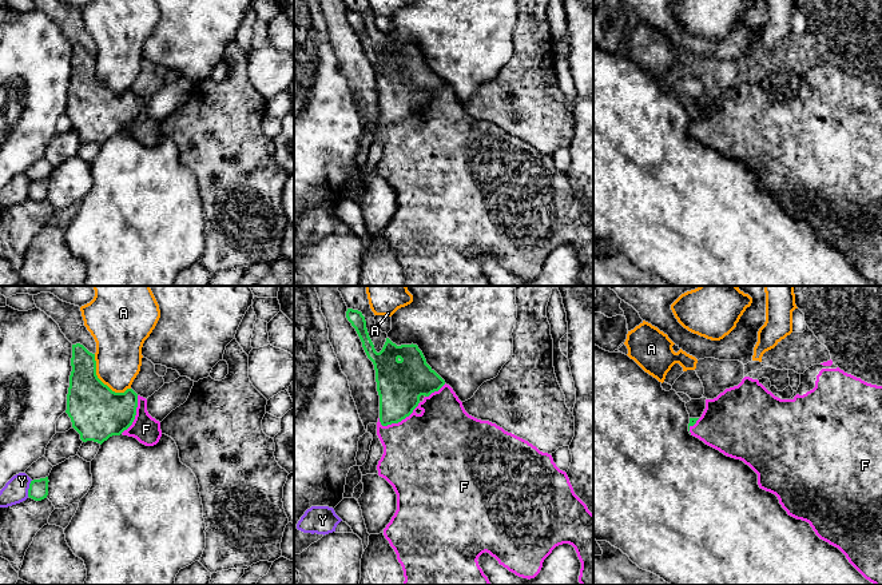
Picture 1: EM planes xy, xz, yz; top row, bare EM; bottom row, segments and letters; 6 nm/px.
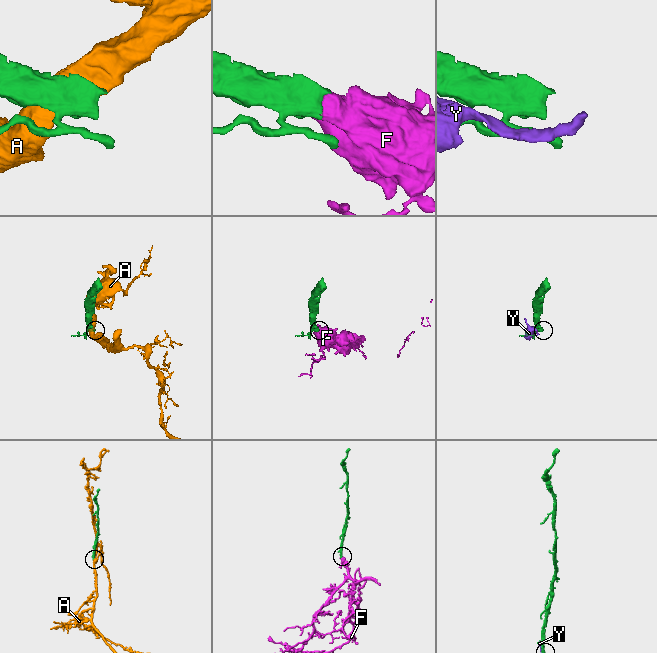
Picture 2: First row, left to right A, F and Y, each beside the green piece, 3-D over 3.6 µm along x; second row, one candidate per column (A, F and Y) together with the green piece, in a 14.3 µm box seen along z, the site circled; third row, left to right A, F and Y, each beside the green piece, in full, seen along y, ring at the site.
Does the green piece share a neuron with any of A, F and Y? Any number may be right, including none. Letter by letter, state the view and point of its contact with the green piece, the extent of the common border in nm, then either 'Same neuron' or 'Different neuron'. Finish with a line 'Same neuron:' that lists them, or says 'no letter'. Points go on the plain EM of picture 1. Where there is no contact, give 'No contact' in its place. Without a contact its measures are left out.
A: Touches green at xy (102, 83). Shared border 300 nm. Different neuron
F: Touches green at xz (400, 122). Shared border 280 nm. Same neuron
Y: Touches green at xy (30, 188). Shared border 110 nm. Different neuron
Same neuron: F

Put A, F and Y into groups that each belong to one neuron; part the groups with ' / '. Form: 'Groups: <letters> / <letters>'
Groups: A / F / Y

